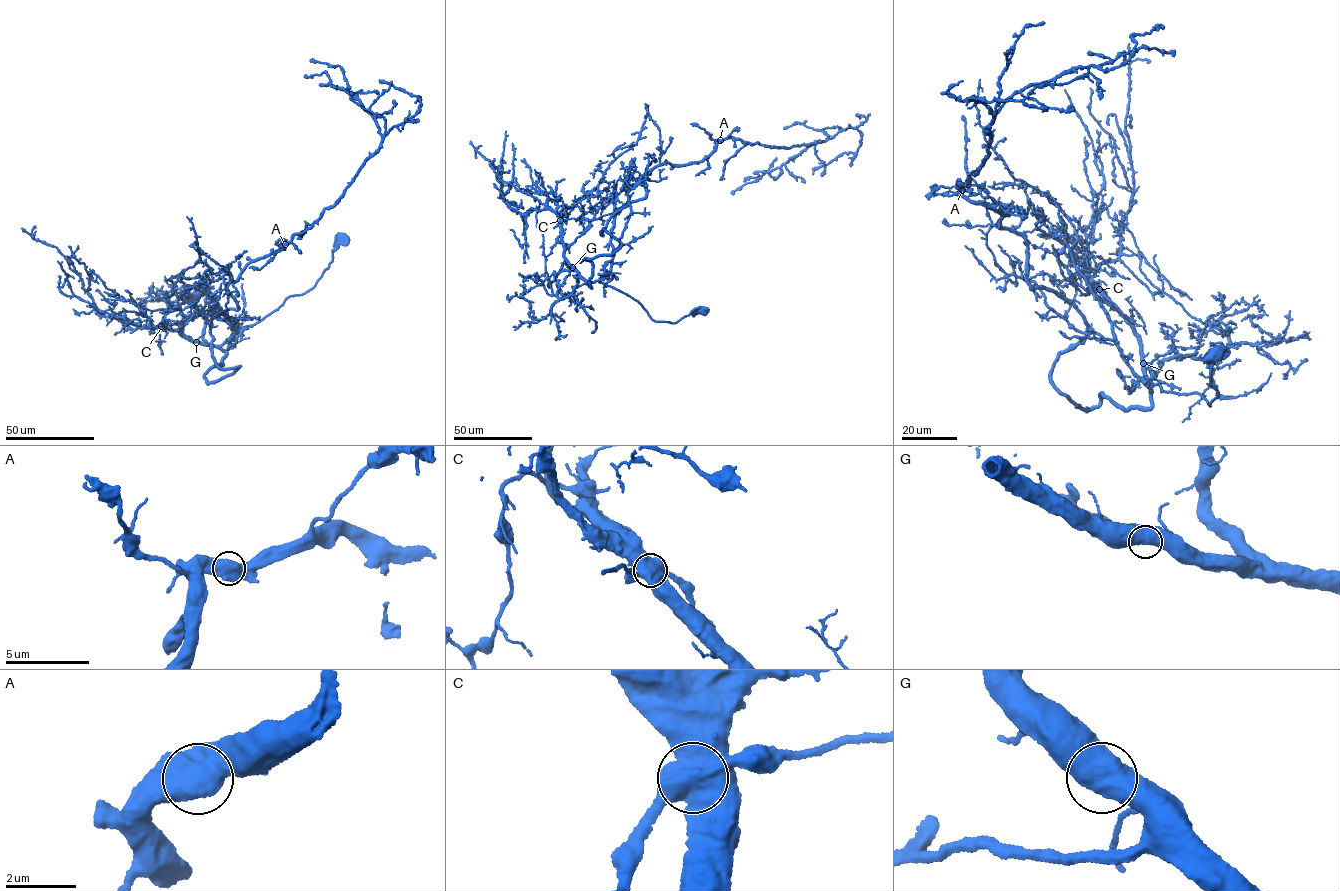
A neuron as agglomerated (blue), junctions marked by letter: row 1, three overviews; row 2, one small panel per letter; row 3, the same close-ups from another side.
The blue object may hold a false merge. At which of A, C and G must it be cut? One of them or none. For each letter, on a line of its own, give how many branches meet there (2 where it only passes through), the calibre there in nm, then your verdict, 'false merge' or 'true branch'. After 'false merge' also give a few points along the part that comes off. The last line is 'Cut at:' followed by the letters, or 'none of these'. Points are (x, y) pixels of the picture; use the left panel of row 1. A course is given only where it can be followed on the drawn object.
A: branches 2; calibre 850 nm; true branch
C: branches 2; calibre 800 nm; false merge; course (161, 326), (194, 318), (210, 307), (219, 298), (221, 283)
G: branches 2; calibre 750 nm; true branch
Cut at: C

